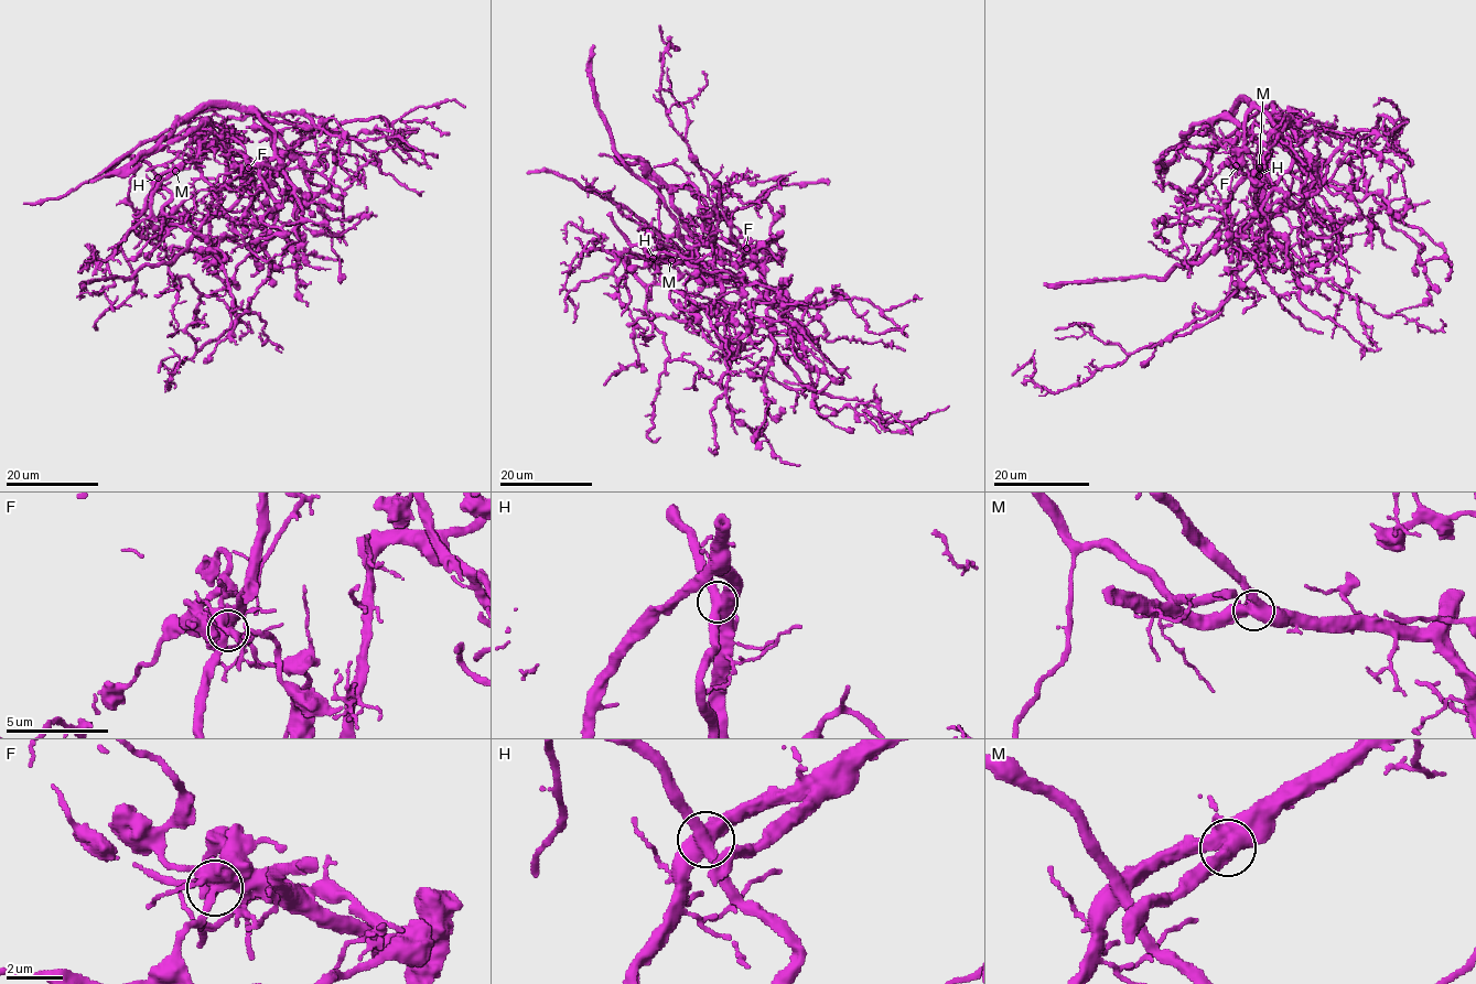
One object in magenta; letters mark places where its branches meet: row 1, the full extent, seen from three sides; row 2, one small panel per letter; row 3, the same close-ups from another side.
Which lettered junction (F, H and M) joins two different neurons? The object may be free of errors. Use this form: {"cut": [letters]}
{"cut": ["H"]}

